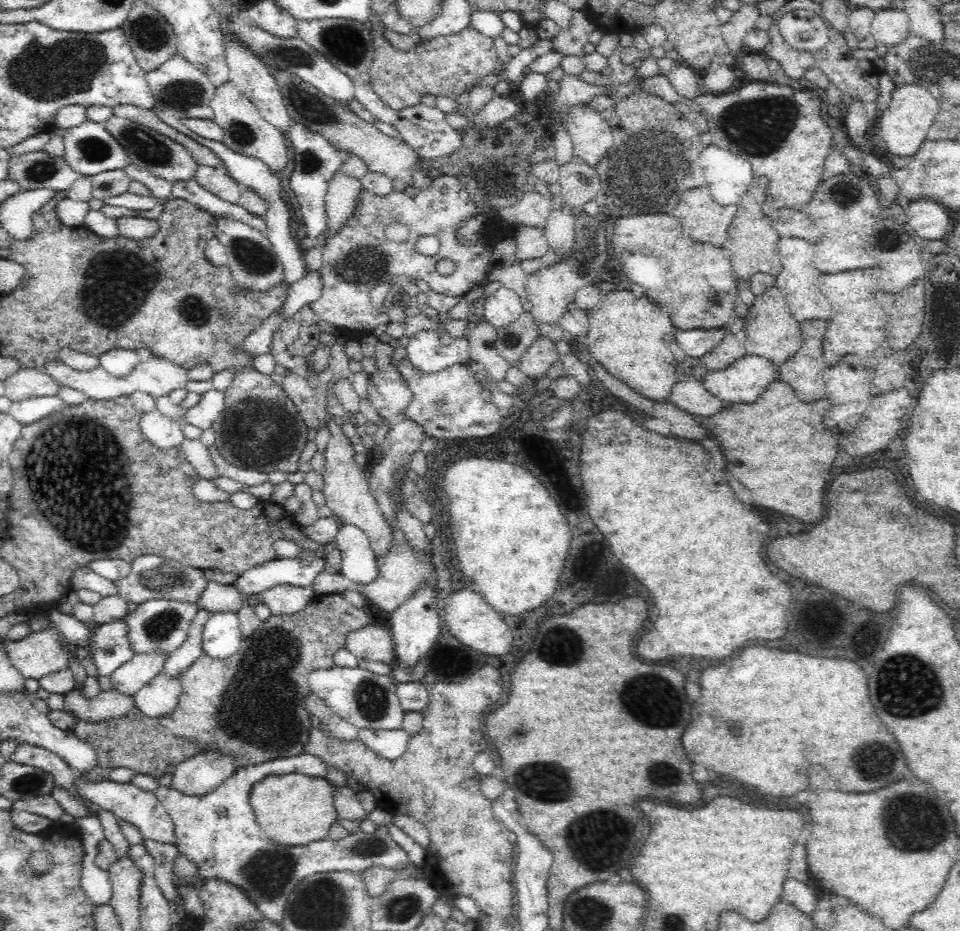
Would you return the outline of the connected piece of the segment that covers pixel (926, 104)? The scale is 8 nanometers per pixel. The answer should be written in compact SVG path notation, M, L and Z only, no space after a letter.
M906 84L896 87L891 93L888 106L883 110L881 123L881 139L886 143L886 150L894 156L909 156L921 148L927 139L927 132L934 124L936 115L939 113L938 101L926 87L916 84Z

